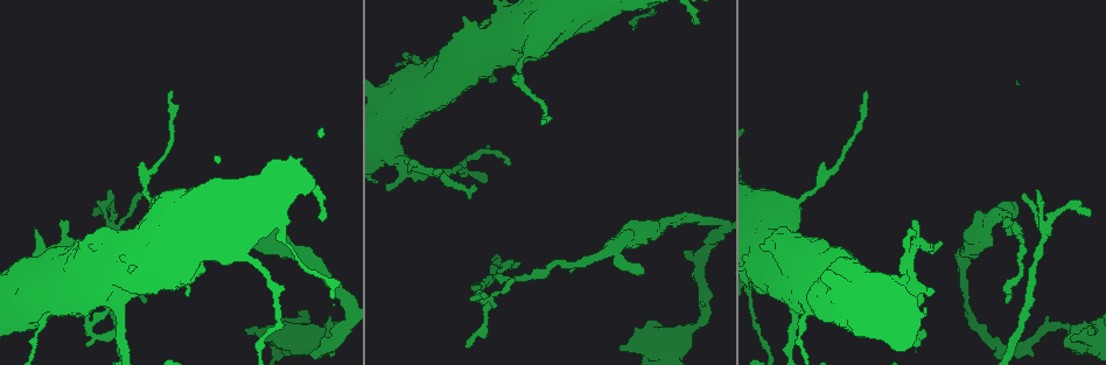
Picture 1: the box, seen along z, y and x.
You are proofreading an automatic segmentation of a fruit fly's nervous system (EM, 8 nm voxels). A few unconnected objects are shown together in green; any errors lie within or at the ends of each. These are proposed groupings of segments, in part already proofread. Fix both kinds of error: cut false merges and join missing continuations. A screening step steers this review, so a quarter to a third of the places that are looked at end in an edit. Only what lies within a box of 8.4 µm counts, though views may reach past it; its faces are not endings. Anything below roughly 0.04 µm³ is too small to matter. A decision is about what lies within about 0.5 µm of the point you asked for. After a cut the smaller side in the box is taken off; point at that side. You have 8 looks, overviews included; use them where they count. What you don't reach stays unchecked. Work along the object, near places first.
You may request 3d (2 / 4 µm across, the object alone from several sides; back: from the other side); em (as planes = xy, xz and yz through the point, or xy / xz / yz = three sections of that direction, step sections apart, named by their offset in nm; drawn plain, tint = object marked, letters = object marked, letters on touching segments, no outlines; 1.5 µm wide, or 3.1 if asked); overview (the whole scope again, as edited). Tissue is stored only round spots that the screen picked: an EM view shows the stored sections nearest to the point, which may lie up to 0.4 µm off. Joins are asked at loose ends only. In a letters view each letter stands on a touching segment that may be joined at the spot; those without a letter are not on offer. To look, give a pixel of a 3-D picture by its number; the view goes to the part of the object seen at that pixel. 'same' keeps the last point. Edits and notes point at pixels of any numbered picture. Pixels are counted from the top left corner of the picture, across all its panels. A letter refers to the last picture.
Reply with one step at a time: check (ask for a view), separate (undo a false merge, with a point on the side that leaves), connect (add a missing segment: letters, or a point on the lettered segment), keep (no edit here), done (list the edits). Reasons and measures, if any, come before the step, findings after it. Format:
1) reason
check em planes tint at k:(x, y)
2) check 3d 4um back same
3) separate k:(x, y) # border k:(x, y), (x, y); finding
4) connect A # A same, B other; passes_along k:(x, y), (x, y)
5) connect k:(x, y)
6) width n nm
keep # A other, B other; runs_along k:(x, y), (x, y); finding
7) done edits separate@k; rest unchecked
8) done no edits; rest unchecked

check em planes letters at 1:(111, 190)

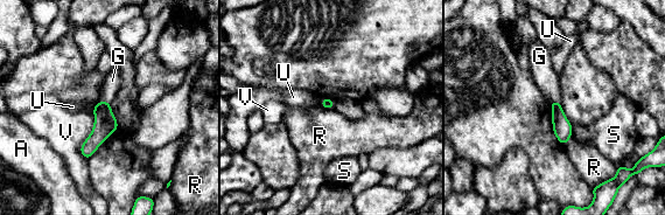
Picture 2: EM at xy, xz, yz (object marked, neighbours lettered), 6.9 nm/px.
keep # A other, G other, R other, S other, U other, V other; border 2:(100, 101), (109, 102); none of them fits

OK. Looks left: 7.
an open end
check 3d 4um at 1:(34, 232)

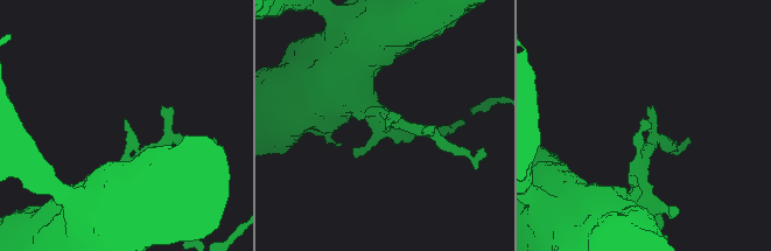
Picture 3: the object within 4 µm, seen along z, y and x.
need the tissue
check em yz step 4 tint at 3:(649, 126)

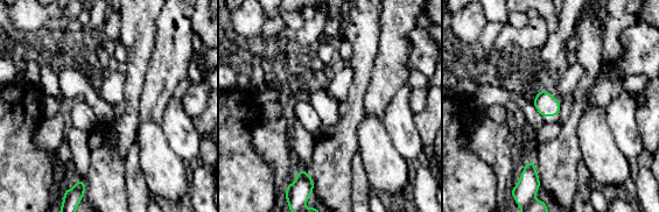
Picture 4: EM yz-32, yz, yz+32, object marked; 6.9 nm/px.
another direction
check em planes letters same

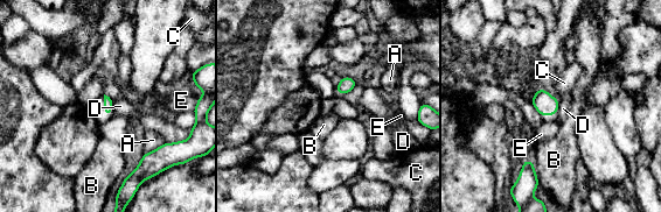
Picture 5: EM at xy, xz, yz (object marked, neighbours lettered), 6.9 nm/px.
keep # A other, B other, C other, D other, E other; border 5:(113, 99), (111, 112), (108, 115); no lettered segment goes on from it

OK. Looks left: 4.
stops while still wide
check em xz step 8 tint at 1:(266, 341)

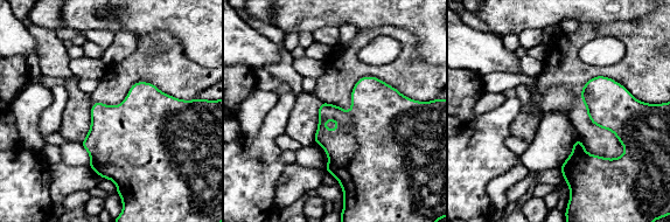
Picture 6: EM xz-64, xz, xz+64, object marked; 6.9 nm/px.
cut it another way
check em planes letters same

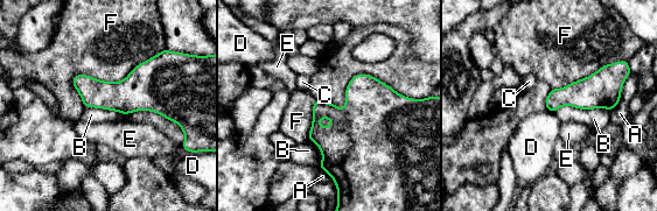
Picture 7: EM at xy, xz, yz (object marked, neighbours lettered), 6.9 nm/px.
keep # A other, B other, C other, D other, E other, F other; border 7:(609, 110), (563, 105), (554, 112); none of them fits

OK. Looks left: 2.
done no edits; rest unchecked

